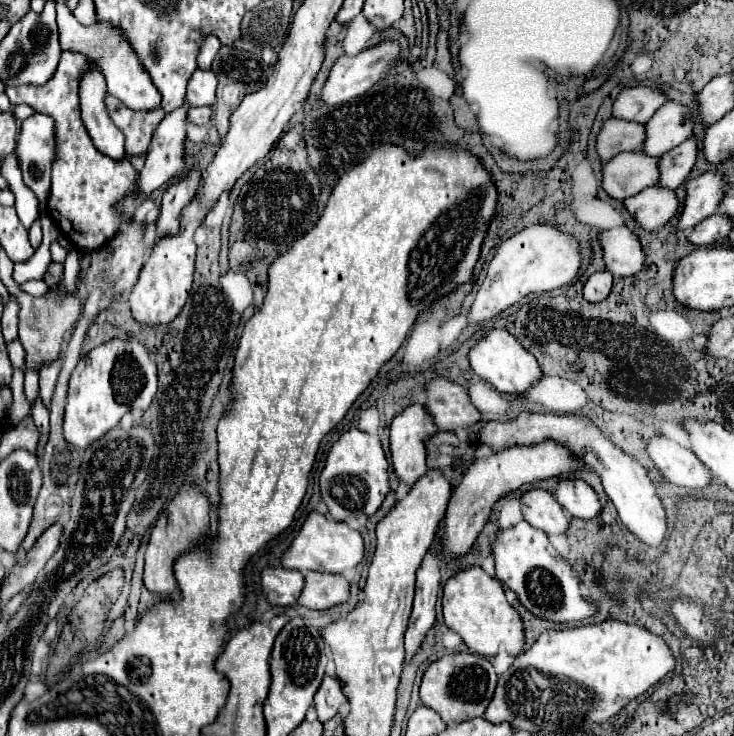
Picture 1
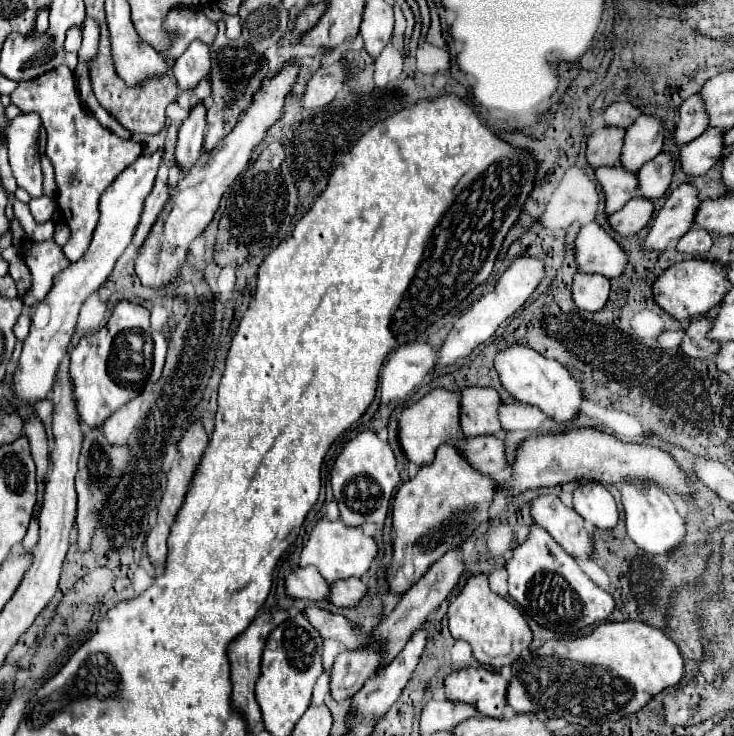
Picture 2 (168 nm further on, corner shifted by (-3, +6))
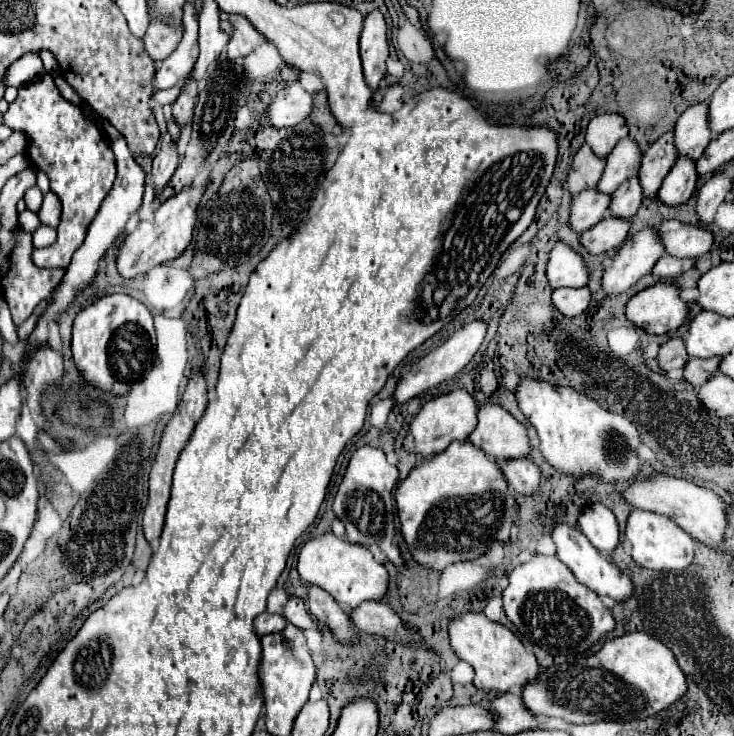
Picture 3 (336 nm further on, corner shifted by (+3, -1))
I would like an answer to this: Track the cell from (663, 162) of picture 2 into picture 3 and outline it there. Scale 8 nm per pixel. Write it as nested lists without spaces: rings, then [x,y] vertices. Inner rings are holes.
[[[630,177],[612,195],[614,195],[614,201],[610,205],[610,213],[616,217],[624,217],[624,219],[634,217],[642,205],[642,199],[644,199],[642,185],[640,185],[638,177]]]

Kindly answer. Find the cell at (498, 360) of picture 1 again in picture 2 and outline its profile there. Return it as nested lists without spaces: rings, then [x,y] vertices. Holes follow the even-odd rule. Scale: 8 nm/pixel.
[[[510,346],[494,358],[494,366],[500,374],[504,388],[518,402],[538,406],[554,422],[570,422],[578,416],[580,404],[584,400],[584,388],[556,360],[546,360],[536,350],[526,346]]]

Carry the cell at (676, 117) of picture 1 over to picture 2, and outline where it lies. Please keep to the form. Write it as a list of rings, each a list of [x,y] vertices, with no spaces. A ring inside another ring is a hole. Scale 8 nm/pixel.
[[[642,114],[630,128],[626,128],[620,164],[624,164],[632,172],[640,170],[640,166],[646,164],[652,156],[660,154],[662,138],[664,138],[662,122],[654,116]]]

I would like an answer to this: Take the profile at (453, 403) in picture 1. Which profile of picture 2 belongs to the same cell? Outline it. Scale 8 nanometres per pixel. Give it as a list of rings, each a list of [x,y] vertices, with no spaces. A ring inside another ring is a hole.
[[[478,386],[464,388],[462,390],[462,414],[460,414],[460,424],[462,424],[464,436],[474,438],[474,436],[498,434],[500,430],[504,430],[500,426],[500,416],[498,416],[500,404],[502,404],[502,398],[494,388],[478,388]]]

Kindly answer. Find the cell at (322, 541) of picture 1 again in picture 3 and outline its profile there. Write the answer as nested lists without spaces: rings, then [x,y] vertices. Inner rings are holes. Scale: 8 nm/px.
[[[324,533],[302,547],[298,555],[298,573],[306,583],[326,589],[346,611],[368,599],[380,601],[386,595],[388,585],[388,573],[384,565],[374,559],[368,547],[338,539],[334,533]]]

